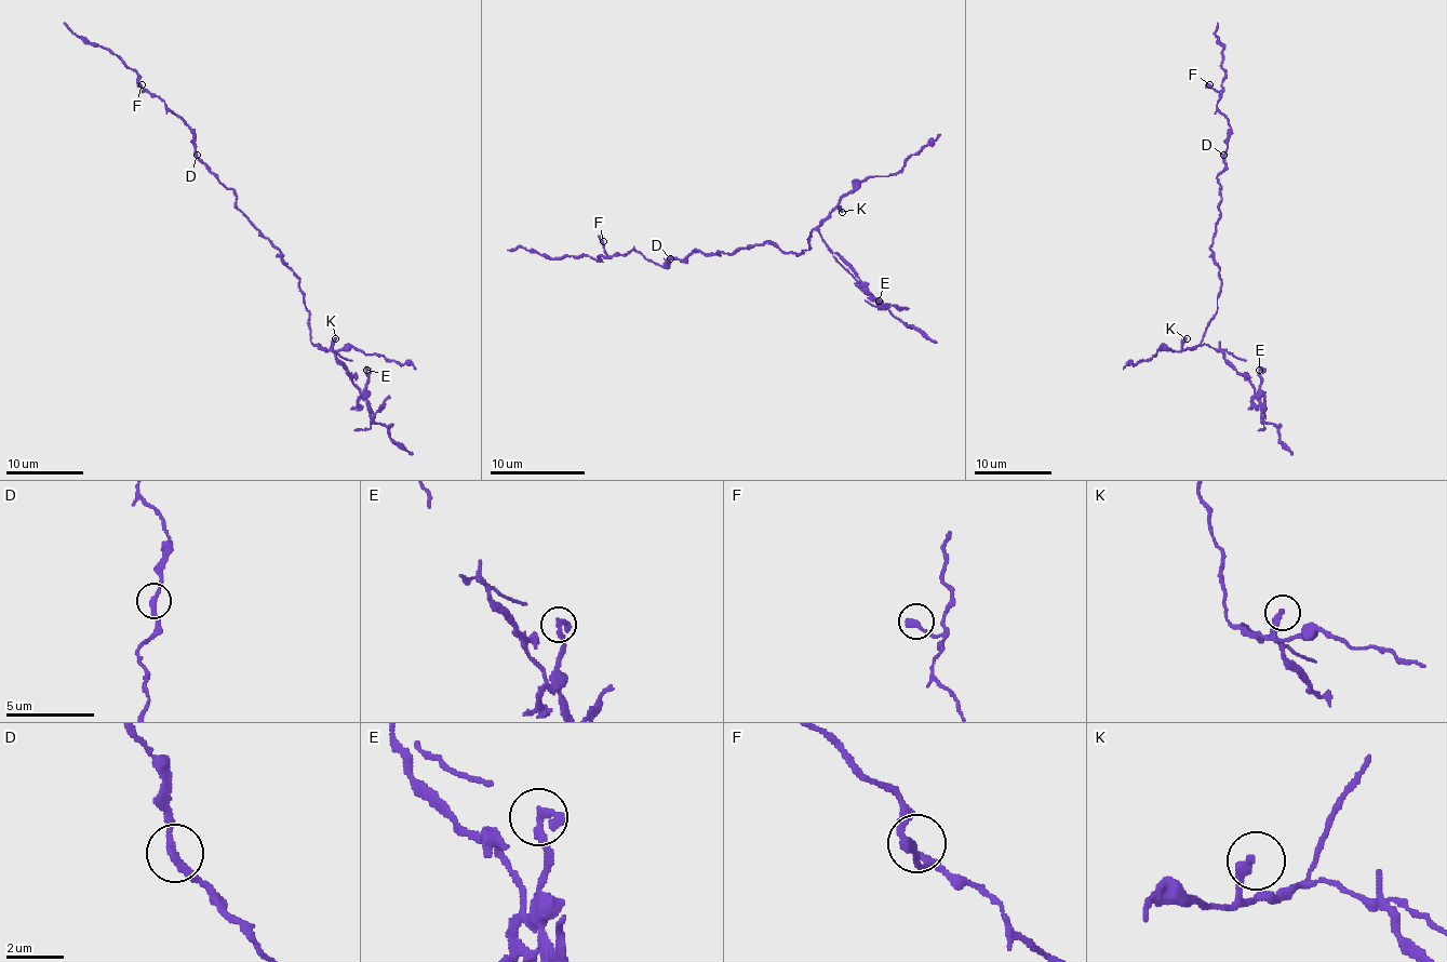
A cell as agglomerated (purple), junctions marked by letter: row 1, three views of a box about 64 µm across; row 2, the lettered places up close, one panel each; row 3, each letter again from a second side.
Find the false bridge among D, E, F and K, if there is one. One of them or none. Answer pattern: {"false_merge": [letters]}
{"false_merge": ["E"]}

